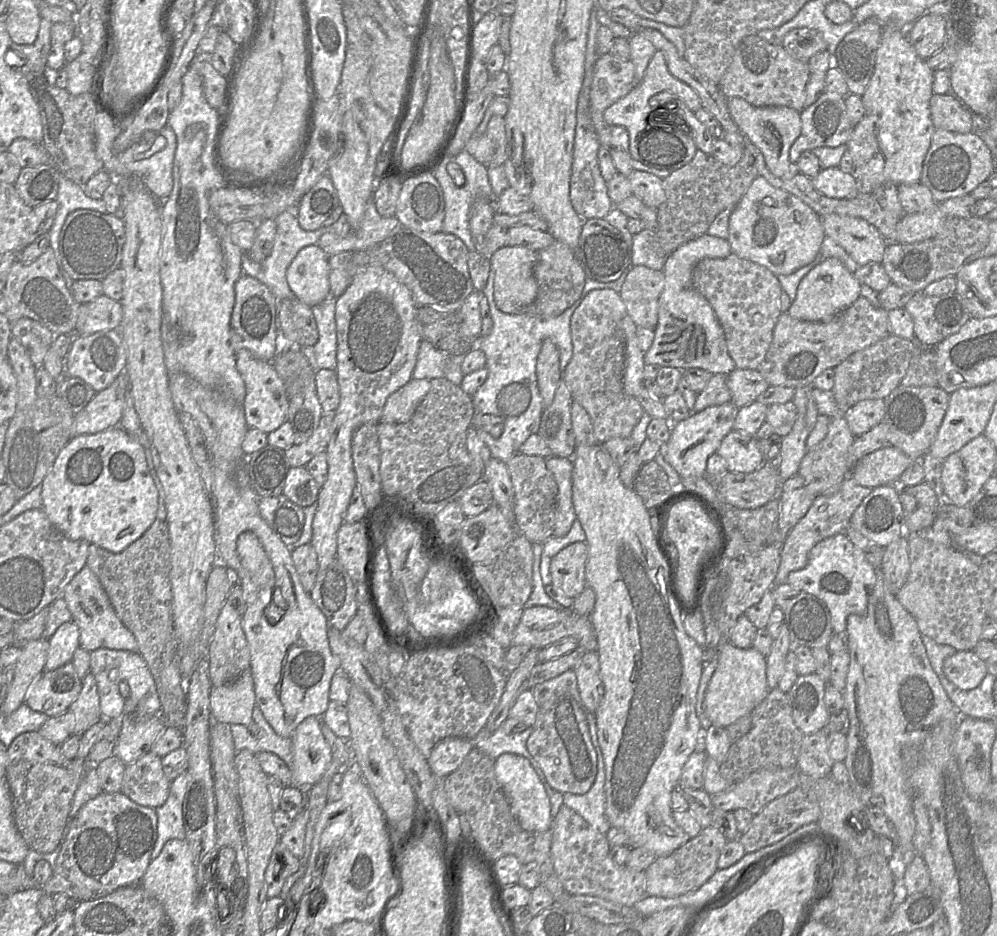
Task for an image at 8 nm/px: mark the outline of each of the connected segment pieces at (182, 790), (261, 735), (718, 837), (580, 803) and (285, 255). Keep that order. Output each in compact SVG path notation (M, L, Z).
M183 772L170 783L169 794L163 805L154 808L157 813L157 839L151 860L159 856L167 841L184 840L183 801L189 784L188 772Z
M257 705L253 708L249 724L230 724L230 730L237 752L244 749L253 753L271 752L280 757L289 769L291 768L293 757L291 739L278 735Z
M711 824L667 856L657 857L645 870L645 894L651 896L674 897L699 888L718 869L717 860L727 843L724 834Z
M586 711L589 734L597 755L597 774L592 787L583 795L563 794L563 804L580 814L595 830L606 834L611 825L605 814L606 795L605 766L597 737L597 727L593 713Z
M284 211L279 214L275 219L276 235L274 239L274 246L269 256L262 262L255 262L249 258L247 253L243 253L241 259L242 275L248 275L256 278L261 283L265 284L277 300L295 297L289 288L286 280L286 271L297 253L304 247L314 245L318 242L321 235L324 233L332 233L339 237L345 237L349 234L351 227L347 220L347 216L342 213L339 219L331 226L324 228L320 227L315 231L304 231L296 217L292 216L289 212Z

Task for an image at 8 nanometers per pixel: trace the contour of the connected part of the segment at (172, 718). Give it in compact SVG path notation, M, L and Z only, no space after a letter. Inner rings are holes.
M156 519L139 539L121 553L111 553L91 544L85 566L96 575L118 618L134 635L138 652L155 679L161 702L160 715L166 725L182 730L186 723L186 696L177 698L160 685L163 652L173 636L172 590L169 578L170 541L167 522Z

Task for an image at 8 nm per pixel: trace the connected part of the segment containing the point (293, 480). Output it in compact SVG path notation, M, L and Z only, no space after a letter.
M290 467L282 494L292 503L305 508L314 504L320 492L320 487L310 475L306 467Z

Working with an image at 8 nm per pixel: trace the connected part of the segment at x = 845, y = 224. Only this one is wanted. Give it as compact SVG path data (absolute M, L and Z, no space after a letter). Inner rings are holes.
M835 213L821 217L826 236L845 249L859 266L881 263L888 242L866 220Z

